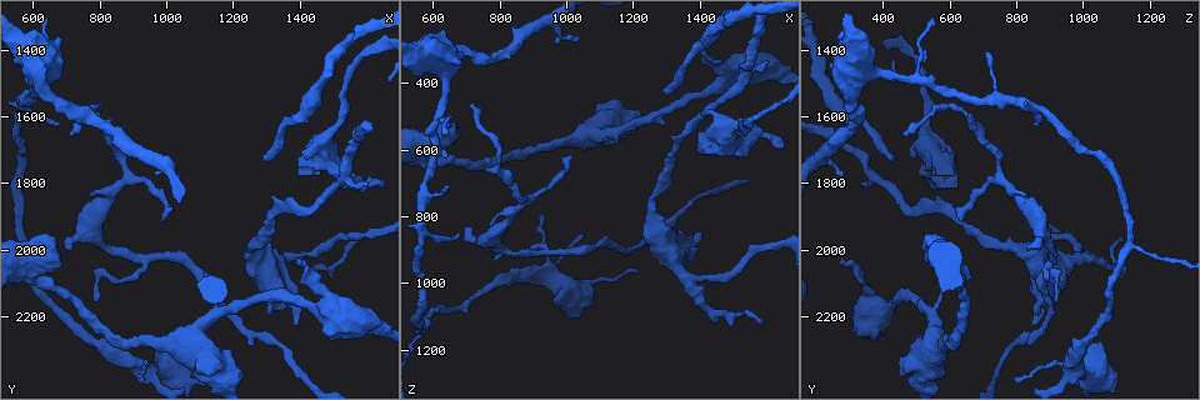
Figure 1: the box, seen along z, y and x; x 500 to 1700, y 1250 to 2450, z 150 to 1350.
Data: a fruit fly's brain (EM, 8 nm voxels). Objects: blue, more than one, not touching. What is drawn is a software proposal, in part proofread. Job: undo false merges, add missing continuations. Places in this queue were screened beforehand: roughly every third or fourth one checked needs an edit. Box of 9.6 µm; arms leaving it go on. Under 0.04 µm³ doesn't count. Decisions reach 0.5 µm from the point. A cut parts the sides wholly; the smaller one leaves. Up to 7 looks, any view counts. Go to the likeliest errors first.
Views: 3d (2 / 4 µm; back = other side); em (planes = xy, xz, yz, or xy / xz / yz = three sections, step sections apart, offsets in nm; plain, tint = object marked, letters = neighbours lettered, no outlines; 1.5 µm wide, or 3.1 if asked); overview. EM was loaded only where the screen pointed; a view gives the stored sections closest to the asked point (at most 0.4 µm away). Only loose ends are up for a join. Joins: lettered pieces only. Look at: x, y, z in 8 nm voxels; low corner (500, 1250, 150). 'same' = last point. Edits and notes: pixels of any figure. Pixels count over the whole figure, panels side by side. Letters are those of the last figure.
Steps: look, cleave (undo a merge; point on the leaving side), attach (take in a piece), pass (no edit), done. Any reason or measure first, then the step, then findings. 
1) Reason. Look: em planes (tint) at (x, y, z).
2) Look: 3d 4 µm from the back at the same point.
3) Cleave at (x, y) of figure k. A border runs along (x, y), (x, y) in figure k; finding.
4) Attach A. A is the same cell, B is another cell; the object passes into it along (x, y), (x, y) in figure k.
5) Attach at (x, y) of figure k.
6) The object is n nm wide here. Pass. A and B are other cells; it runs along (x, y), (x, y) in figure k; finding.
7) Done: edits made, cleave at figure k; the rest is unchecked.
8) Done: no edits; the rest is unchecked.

Branch stops here. Look: 3d 4 µm at (1300, 1730, 420).

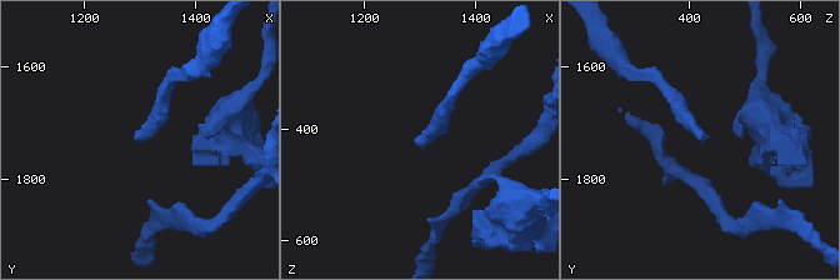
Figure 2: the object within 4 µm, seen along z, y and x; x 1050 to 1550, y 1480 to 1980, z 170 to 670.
Shape alone is not enough. Look: em planes (letters) at (1285, 1730, 420).

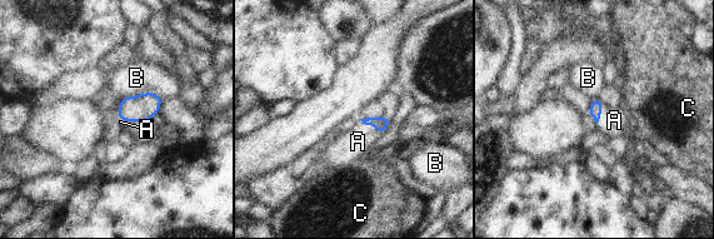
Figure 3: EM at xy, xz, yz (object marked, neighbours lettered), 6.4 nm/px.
Attach A. A is the same cell, B and C are other cells; the object passes into it along (380, 124), (370, 124), (358, 142) in figure 3; it goes on there.

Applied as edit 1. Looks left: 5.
Redraw. Look: overview.

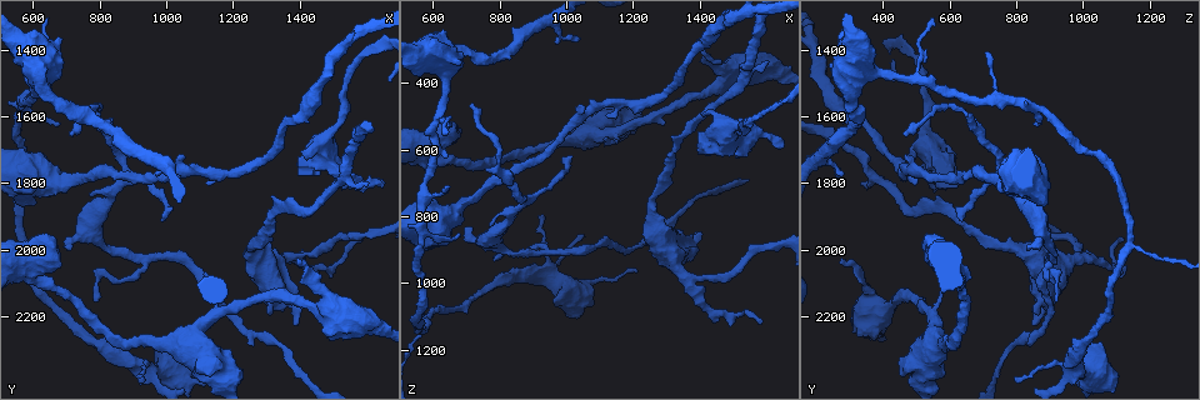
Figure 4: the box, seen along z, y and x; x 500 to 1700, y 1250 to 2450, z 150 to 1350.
Free end. Look: 3d 4 µm at (960, 2270, 1060).

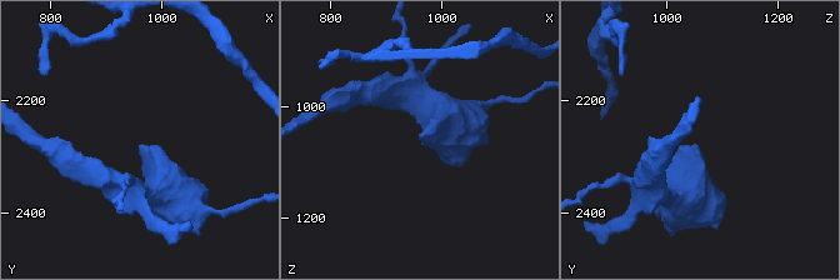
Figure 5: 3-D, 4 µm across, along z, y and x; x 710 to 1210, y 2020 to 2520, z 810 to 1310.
Now the EM. Look: em xy step 4 (letters) at (960, 2280, 1055).

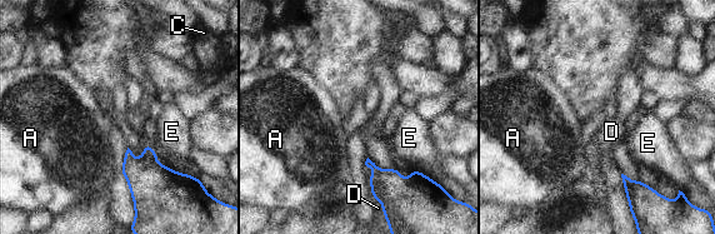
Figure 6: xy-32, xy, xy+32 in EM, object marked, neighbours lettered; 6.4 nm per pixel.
Cut it another way. Look: em planes (letters) at the same point.

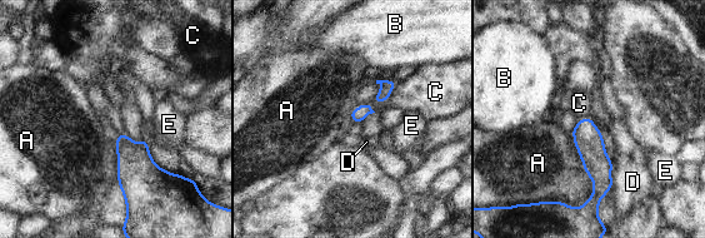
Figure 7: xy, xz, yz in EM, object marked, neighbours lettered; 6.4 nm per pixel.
Pass. A, B, C, D and E are other cells; a border runs along (398, 82), (388, 99), (373, 100) in figure 7; none of them fits.

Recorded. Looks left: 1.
Done: edits made, attach at figure 3; the rest is unchecked.

